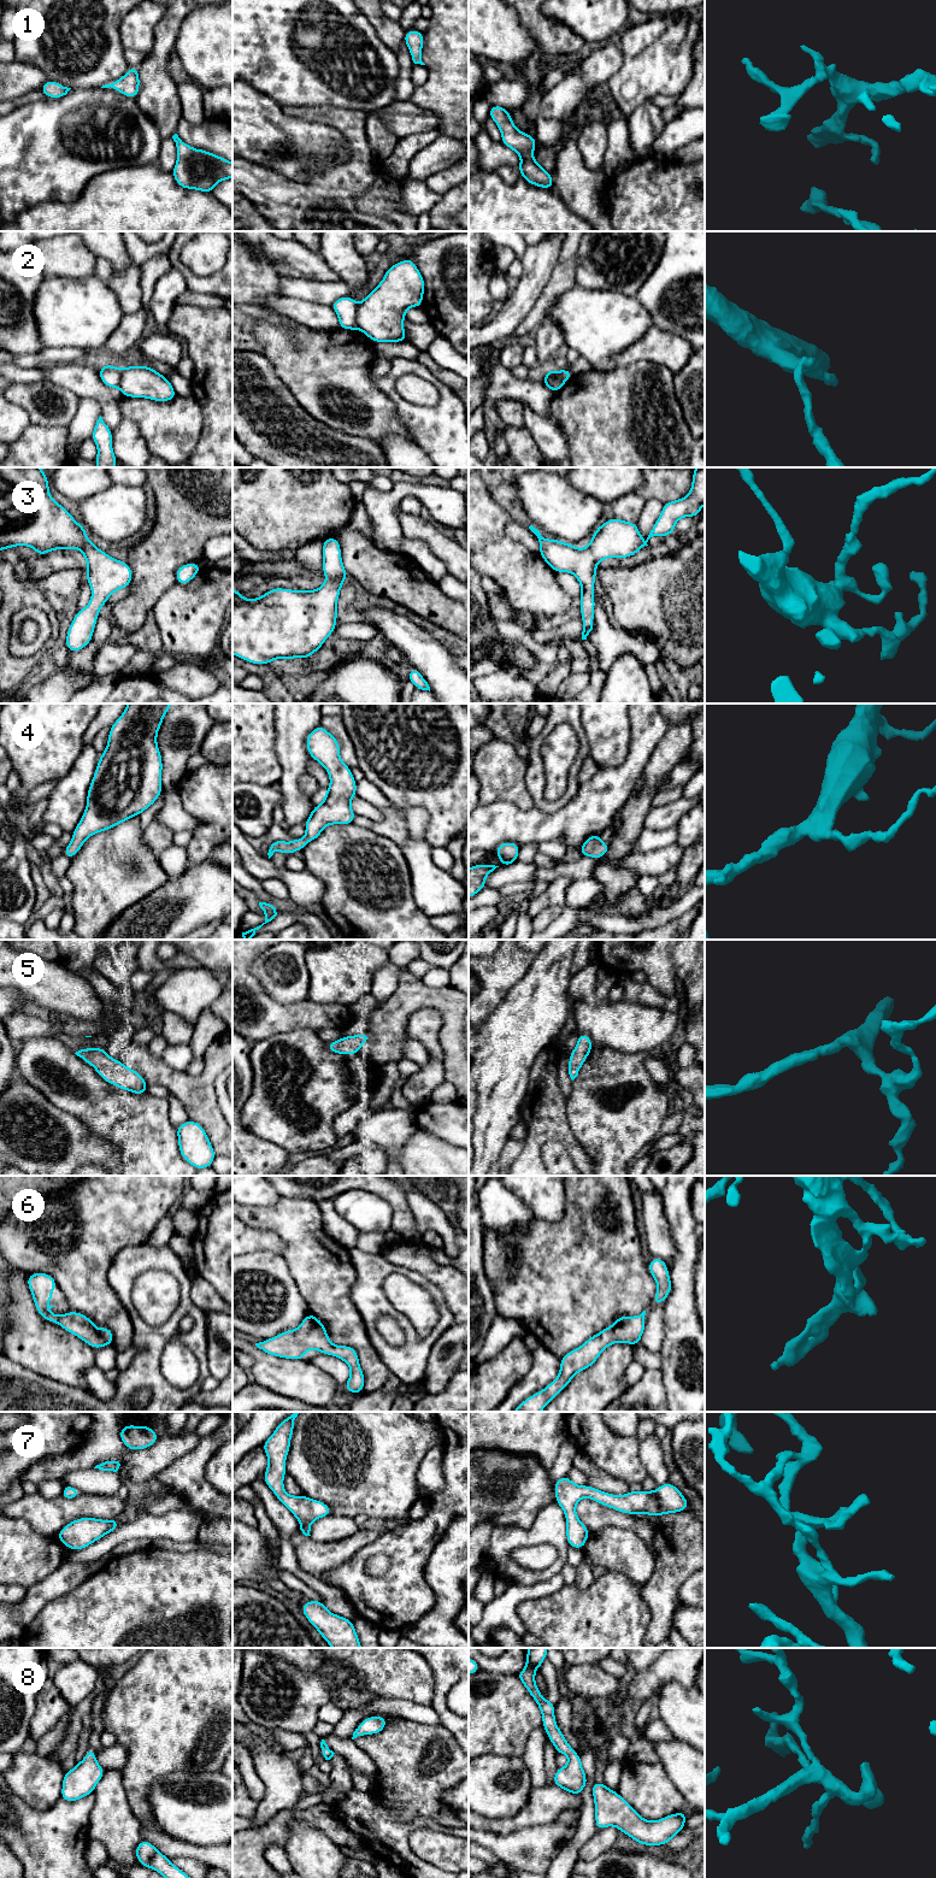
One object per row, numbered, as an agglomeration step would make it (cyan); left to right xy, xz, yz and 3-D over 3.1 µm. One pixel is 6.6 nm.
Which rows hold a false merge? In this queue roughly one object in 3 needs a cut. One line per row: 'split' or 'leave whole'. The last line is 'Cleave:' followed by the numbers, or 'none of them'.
1: leave whole
2: split
3: leave whole
4: leave whole
5: leave whole
6: leave whole
7: leave whole
8: leave whole
Cleave: 2

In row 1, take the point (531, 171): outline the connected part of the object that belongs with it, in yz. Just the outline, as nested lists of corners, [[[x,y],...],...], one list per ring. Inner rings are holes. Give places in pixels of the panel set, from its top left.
[[[494,105],[488,112],[501,131],[502,143],[522,158],[518,165],[520,176],[528,183],[536,187],[554,189],[553,175],[543,169],[532,157],[536,147],[536,137],[522,133],[512,122],[511,112],[502,106]]]

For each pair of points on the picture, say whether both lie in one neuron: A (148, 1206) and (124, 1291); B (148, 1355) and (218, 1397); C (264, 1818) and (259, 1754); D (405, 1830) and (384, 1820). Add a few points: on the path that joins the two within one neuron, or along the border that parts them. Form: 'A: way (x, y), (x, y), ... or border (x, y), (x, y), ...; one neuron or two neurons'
A: border (146, 1241), (139, 1244), (125, 1246), (113, 1259); two neurons
B: border (200, 1391), (188, 1399); two neurons
C: way (272, 1802), (272, 1770); one neuron
D: way (400, 1830), (394, 1830), (389, 1825); one neuron

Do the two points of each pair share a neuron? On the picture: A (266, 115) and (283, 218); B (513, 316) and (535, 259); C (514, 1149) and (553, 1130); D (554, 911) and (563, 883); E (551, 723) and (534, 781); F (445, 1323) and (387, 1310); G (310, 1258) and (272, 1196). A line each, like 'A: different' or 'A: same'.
A: different
B: same
C: different
D: different
E: same
F: same
G: different

